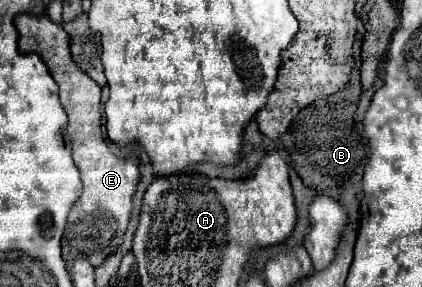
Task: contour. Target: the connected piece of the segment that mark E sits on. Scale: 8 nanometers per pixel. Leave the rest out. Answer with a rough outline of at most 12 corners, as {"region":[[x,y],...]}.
{"region":[[20,16],[20,52],[60,86],[84,192],[64,232],[66,262],[94,268],[128,230],[136,154],[102,136],[100,86],[48,16]]}

